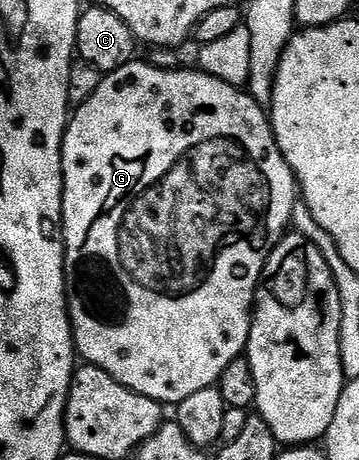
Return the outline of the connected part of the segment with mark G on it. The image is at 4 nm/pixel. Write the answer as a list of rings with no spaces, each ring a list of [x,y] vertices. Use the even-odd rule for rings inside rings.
[[[134,60],[119,68],[115,72],[102,77],[99,88],[95,88],[95,96],[87,100],[82,106],[72,111],[71,117],[65,128],[65,139],[61,145],[61,167],[63,168],[63,180],[65,191],[63,192],[63,216],[61,217],[61,233],[65,239],[65,297],[69,303],[69,320],[73,324],[73,341],[78,355],[81,354],[86,363],[97,366],[103,372],[107,372],[119,384],[147,396],[151,400],[162,404],[176,404],[187,400],[187,396],[195,396],[195,392],[203,392],[216,387],[219,376],[223,376],[223,368],[231,364],[231,360],[242,357],[246,353],[249,344],[249,333],[253,323],[253,308],[257,296],[257,288],[261,285],[261,273],[265,270],[265,262],[269,254],[277,246],[278,242],[285,237],[290,229],[292,209],[299,200],[299,187],[297,179],[293,176],[293,170],[287,164],[283,152],[273,135],[273,126],[269,123],[266,107],[256,102],[242,87],[232,86],[213,75],[209,75],[200,68],[193,70],[177,70],[178,68],[166,68],[154,66],[148,61]]]

